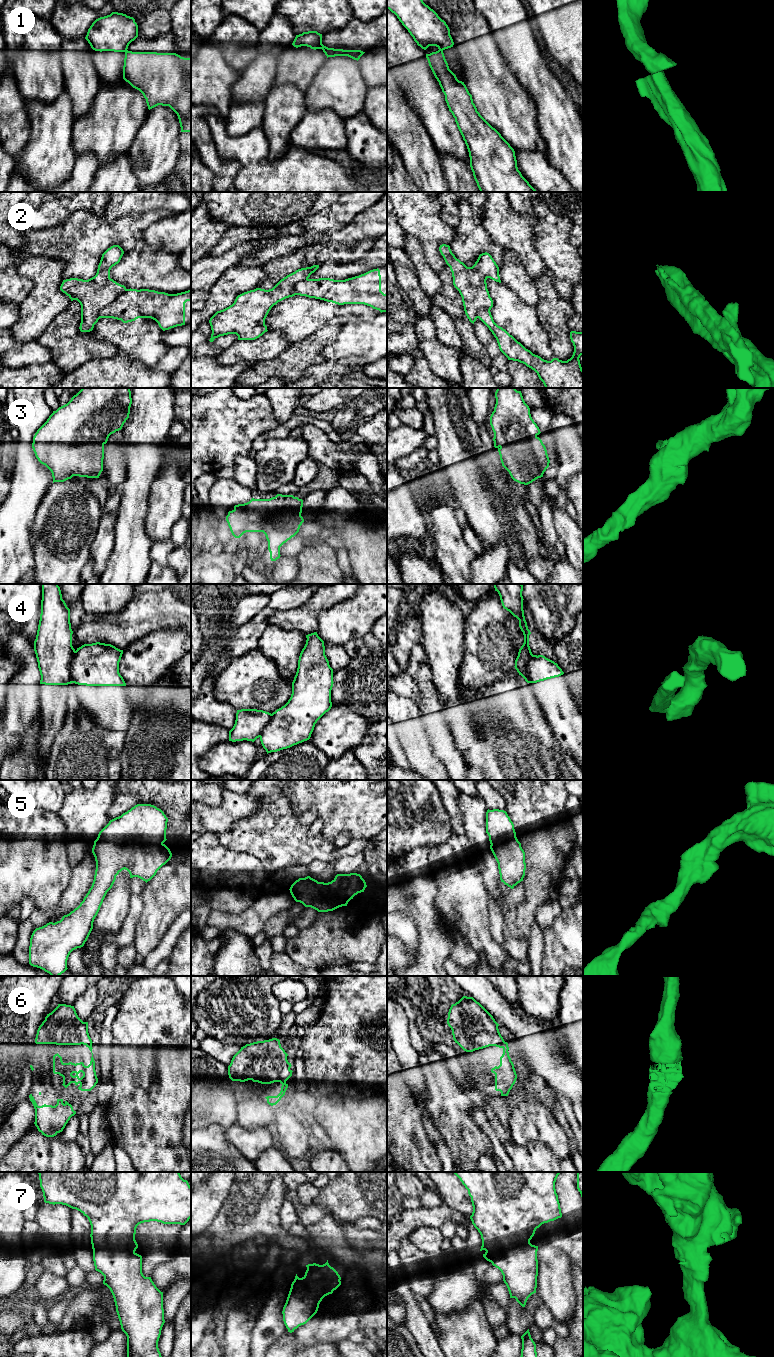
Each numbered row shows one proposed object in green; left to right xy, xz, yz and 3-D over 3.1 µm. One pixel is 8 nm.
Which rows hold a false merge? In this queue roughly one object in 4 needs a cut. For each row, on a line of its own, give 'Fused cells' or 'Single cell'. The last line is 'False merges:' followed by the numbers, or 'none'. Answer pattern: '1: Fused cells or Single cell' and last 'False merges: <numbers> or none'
1: Fused cells
2: Fused cells
3: Single cell
4: Fused cells
5: Single cell
6: Single cell
7: Single cell
False merges: 1, 2, 4

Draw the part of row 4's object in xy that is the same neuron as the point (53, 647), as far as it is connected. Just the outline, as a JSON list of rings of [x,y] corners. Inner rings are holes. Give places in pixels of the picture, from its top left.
[[[42,584],[41,614],[34,641],[38,668],[41,675],[40,684],[68,685],[73,683],[70,673],[70,663],[75,649],[72,646],[70,609],[62,599],[58,584]]]

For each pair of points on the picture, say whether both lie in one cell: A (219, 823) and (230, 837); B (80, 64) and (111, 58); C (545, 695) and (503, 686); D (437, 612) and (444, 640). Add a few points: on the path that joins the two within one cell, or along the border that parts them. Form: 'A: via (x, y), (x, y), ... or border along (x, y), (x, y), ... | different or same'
A: border along (245, 818), (239, 819), (229, 830), (217, 834) | different
B: border along (92, 49), (93, 65), (101, 80) | different
C: border along (532, 696), (544, 717) | different
D: via (440, 619), (442, 621), (442, 633) | same

